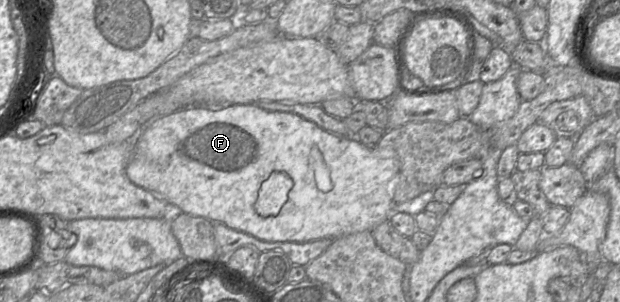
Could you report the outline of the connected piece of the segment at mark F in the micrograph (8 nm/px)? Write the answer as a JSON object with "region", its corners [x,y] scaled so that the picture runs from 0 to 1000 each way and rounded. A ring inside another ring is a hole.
{"region":[[[381,344],[352,368],[334,354],[306,351],[273,381],[247,394],[218,454],[216,507],[203,550],[203,576],[218,613],[245,639],[263,646],[269,669],[285,682],[297,709],[321,715],[340,735],[355,735],[366,752],[397,772],[426,801],[495,801],[531,788],[540,791],[584,765],[600,765],[631,715],[631,669],[637,616],[645,586],[645,536],[639,523],[616,523],[606,510],[600,483],[581,474],[574,450],[548,450],[526,434],[503,401],[465,371],[432,368],[408,344]],[[439,570],[460,570],[473,599],[463,666],[444,715],[423,719],[411,695],[416,632],[421,609]]]}

